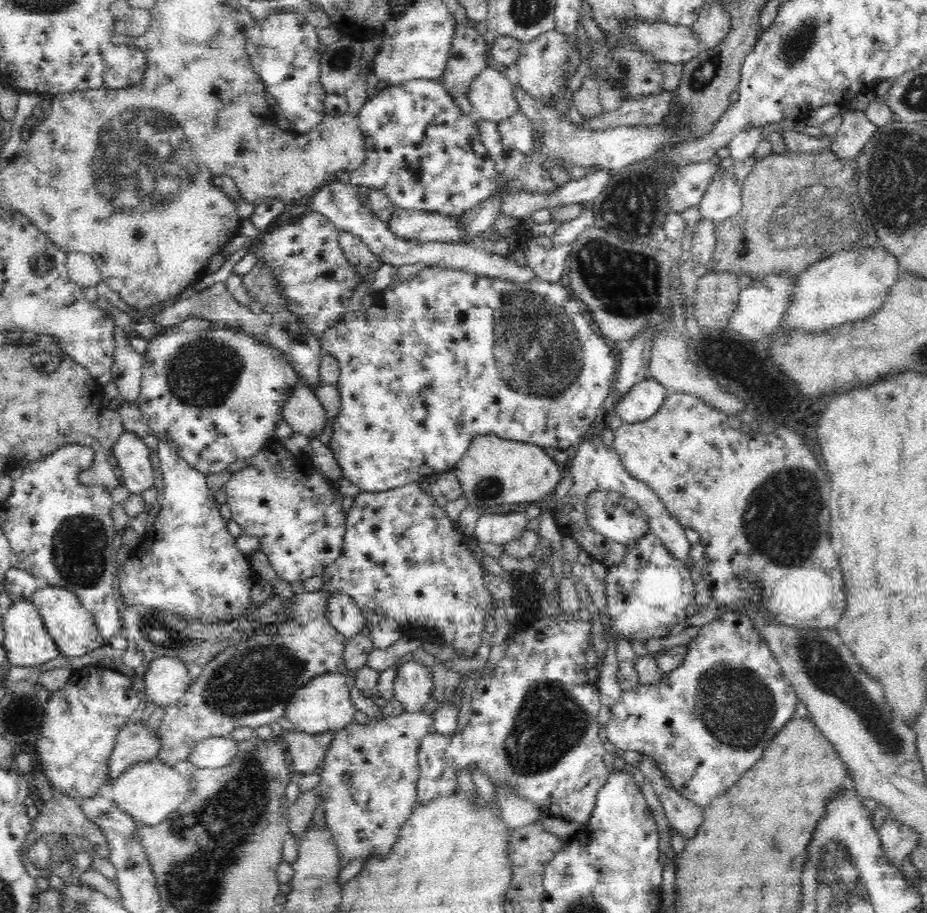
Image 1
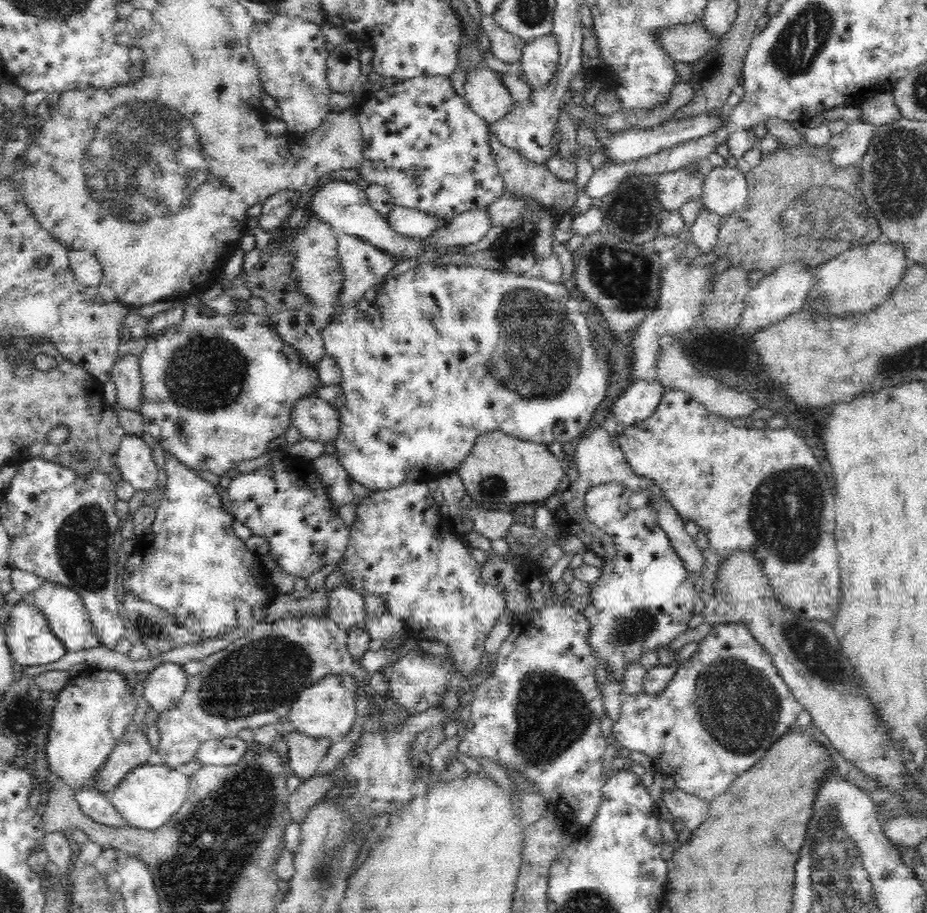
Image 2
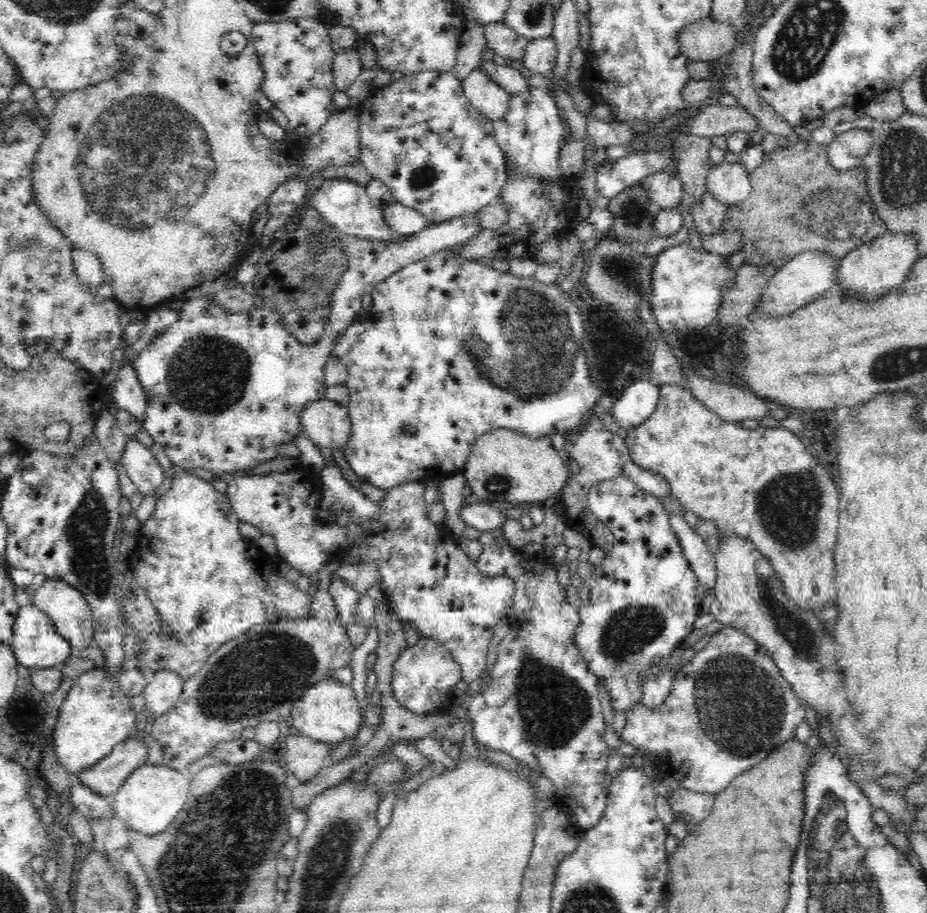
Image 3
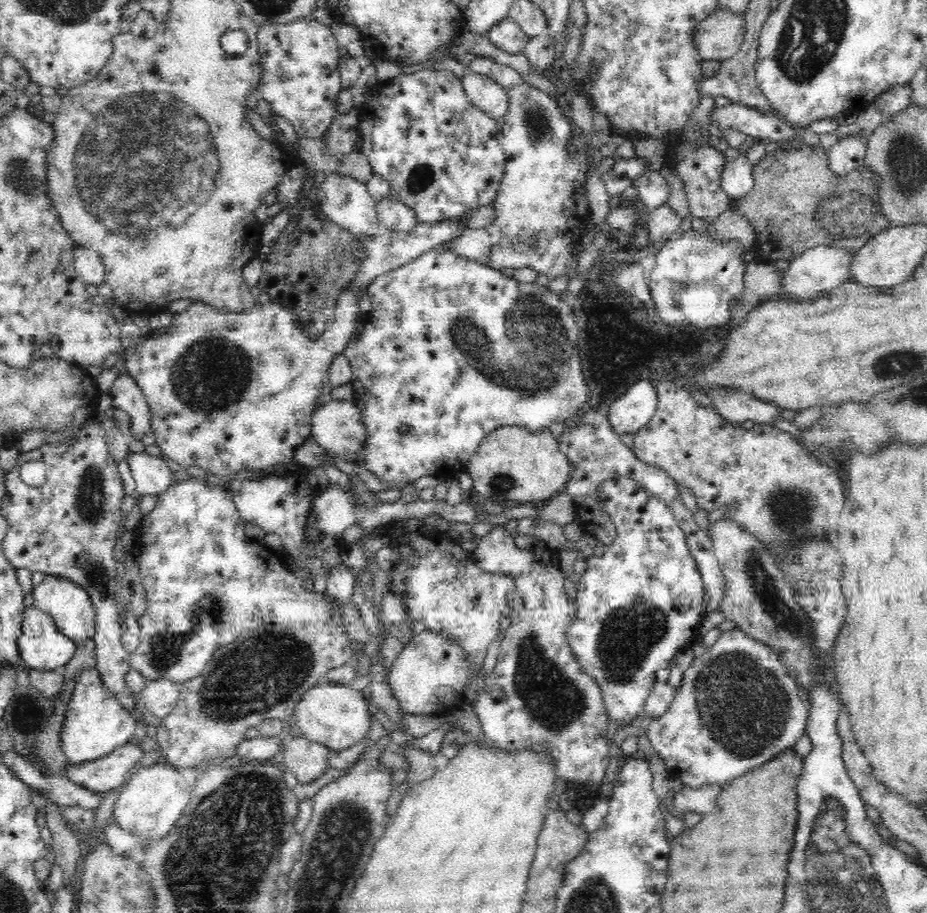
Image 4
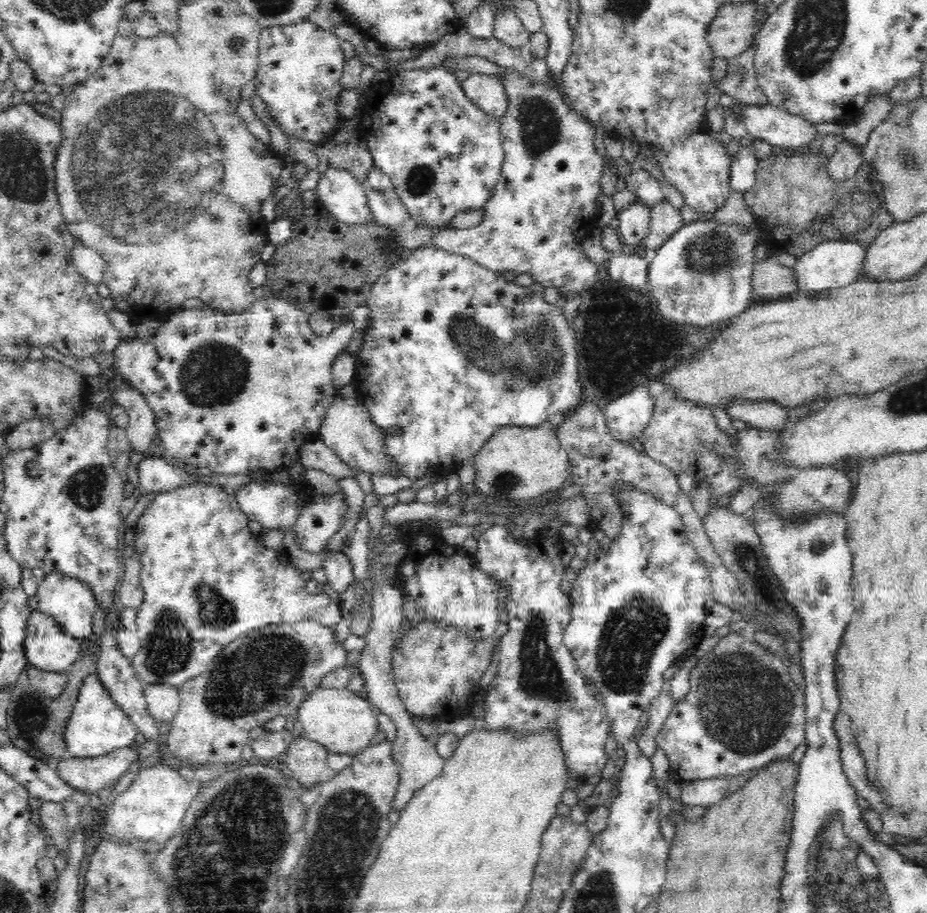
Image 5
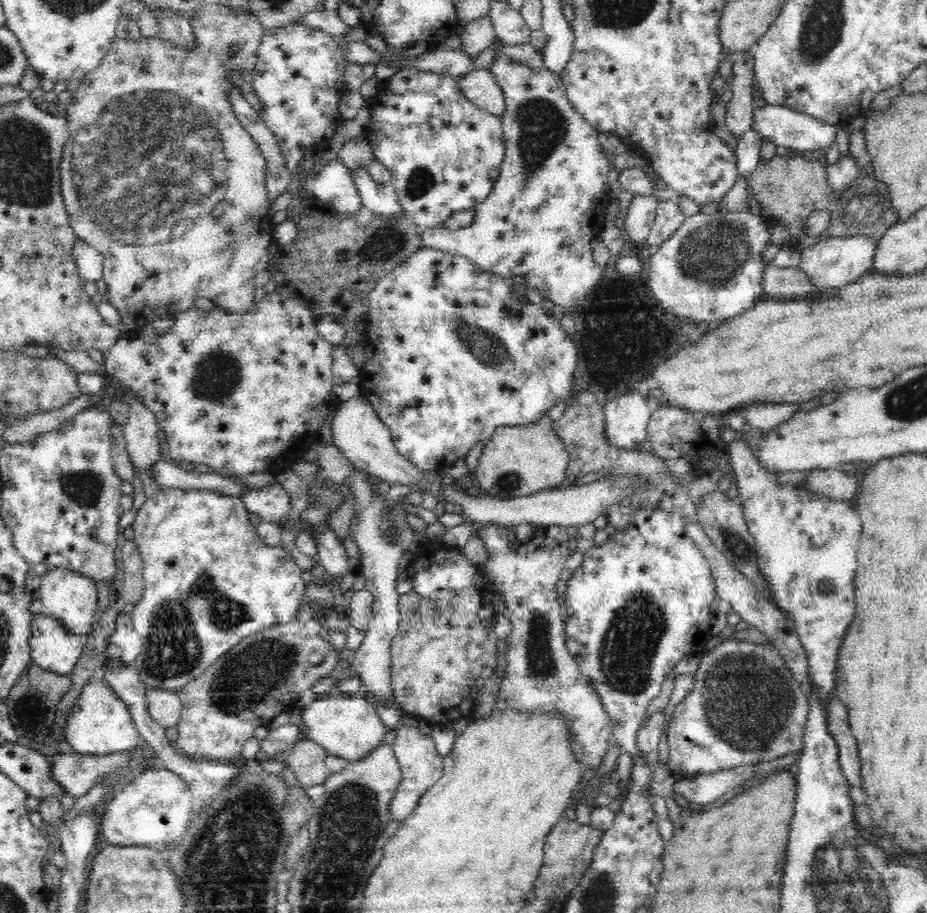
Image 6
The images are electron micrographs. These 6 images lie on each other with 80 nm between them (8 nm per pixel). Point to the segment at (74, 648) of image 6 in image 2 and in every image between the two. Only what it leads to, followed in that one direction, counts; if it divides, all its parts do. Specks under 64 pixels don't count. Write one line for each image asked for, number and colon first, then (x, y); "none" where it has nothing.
2: (31, 642)
3: (35, 643)
4: (41, 646)
5: (48, 647)

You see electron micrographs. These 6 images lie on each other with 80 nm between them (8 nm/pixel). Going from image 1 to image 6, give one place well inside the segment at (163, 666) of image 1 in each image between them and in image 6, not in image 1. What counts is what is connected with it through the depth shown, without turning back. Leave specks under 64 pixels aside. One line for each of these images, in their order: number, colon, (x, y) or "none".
2: (164, 686)
3: (162, 693)
4: (160, 696)
5: (163, 702)
6: (165, 708)

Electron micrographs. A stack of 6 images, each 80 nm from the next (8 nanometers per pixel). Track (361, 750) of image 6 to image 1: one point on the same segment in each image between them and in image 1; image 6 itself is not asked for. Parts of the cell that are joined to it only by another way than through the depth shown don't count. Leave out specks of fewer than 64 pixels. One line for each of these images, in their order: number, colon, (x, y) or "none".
1: (325, 704)
2: (326, 708)
3: (328, 712)
4: (336, 716)
5: (344, 722)

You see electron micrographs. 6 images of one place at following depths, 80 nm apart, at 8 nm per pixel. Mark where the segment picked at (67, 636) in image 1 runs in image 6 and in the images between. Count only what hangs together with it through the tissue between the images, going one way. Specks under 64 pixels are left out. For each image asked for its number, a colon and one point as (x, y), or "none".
2: (68, 619)
3: (66, 607)
4: (69, 605)
5: (70, 601)
6: (69, 596)

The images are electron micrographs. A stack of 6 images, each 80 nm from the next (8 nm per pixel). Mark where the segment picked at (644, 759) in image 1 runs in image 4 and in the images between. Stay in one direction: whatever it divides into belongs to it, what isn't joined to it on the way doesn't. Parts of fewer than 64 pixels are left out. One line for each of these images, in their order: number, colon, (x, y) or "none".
2: (689, 811)
3: (696, 806)
4: (701, 800)

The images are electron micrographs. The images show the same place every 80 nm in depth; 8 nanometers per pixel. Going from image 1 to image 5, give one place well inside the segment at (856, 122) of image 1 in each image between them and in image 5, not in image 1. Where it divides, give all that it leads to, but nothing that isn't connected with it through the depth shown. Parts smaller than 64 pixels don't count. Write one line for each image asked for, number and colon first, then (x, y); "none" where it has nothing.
2: (846, 148)
3: (847, 150)
4: (848, 153)
5: (845, 163)

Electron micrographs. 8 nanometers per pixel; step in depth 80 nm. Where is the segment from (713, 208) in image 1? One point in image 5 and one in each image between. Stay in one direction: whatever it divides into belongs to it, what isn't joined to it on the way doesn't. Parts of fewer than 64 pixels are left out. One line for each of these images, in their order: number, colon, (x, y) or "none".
2: (724, 191)
3: (729, 183)
4: (736, 178)
5: (742, 174)

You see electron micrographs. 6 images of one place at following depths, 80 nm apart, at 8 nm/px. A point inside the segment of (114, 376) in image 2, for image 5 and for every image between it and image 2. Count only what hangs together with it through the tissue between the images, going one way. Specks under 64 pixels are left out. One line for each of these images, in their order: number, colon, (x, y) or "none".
3: (129, 395)
4: (125, 394)
5: (141, 430)

